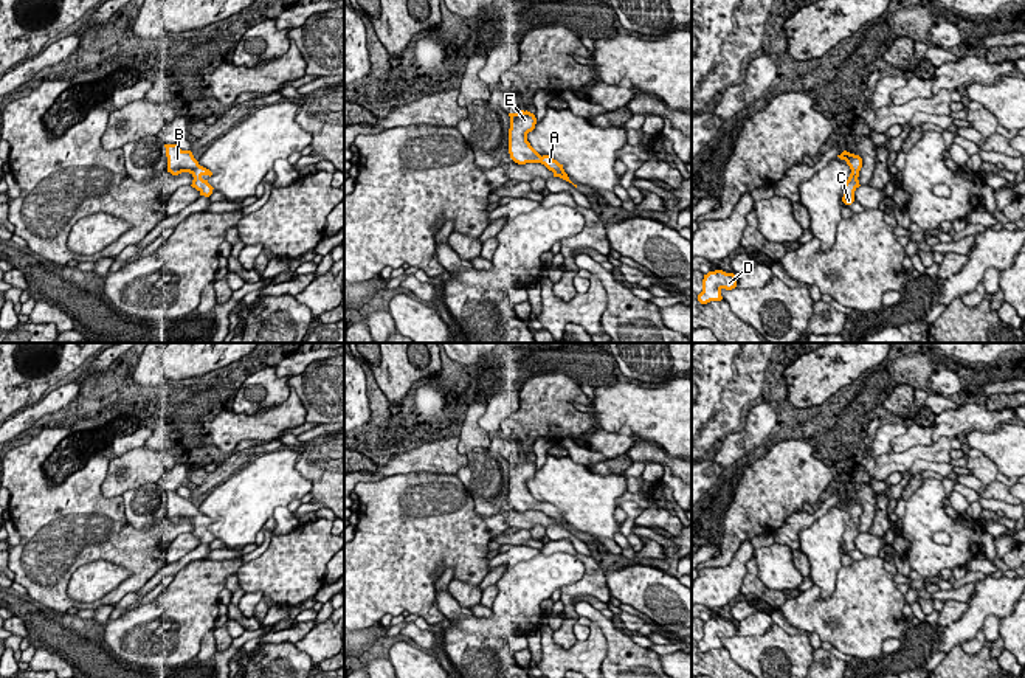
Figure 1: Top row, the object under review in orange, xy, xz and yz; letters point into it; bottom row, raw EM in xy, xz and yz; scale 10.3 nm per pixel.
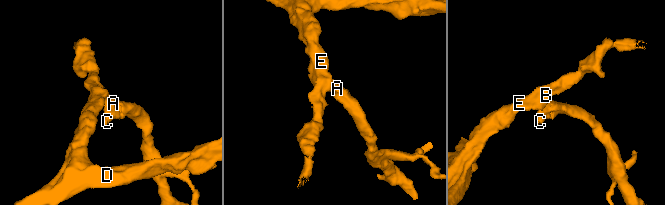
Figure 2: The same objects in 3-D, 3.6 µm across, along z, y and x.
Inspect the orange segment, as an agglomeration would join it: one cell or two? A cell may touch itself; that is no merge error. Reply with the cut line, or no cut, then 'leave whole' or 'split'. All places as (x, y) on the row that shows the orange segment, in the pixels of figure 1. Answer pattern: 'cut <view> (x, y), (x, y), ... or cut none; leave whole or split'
cut none; leave whole

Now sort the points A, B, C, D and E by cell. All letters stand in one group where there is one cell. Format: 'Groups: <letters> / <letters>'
Groups: A B C D E

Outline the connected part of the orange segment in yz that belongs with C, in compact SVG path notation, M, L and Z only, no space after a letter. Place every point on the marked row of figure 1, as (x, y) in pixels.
M844 150L837 157L840 160L845 160L851 169L851 174L844 185L844 197L842 197L842 202L845 205L851 205L854 202L854 191L861 186L858 177L859 177L861 168L862 168L862 158L859 155L850 154L847 150Z

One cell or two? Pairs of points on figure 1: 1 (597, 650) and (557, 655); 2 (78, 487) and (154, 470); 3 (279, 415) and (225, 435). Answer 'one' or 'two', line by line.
1: one
2: two
3: one

